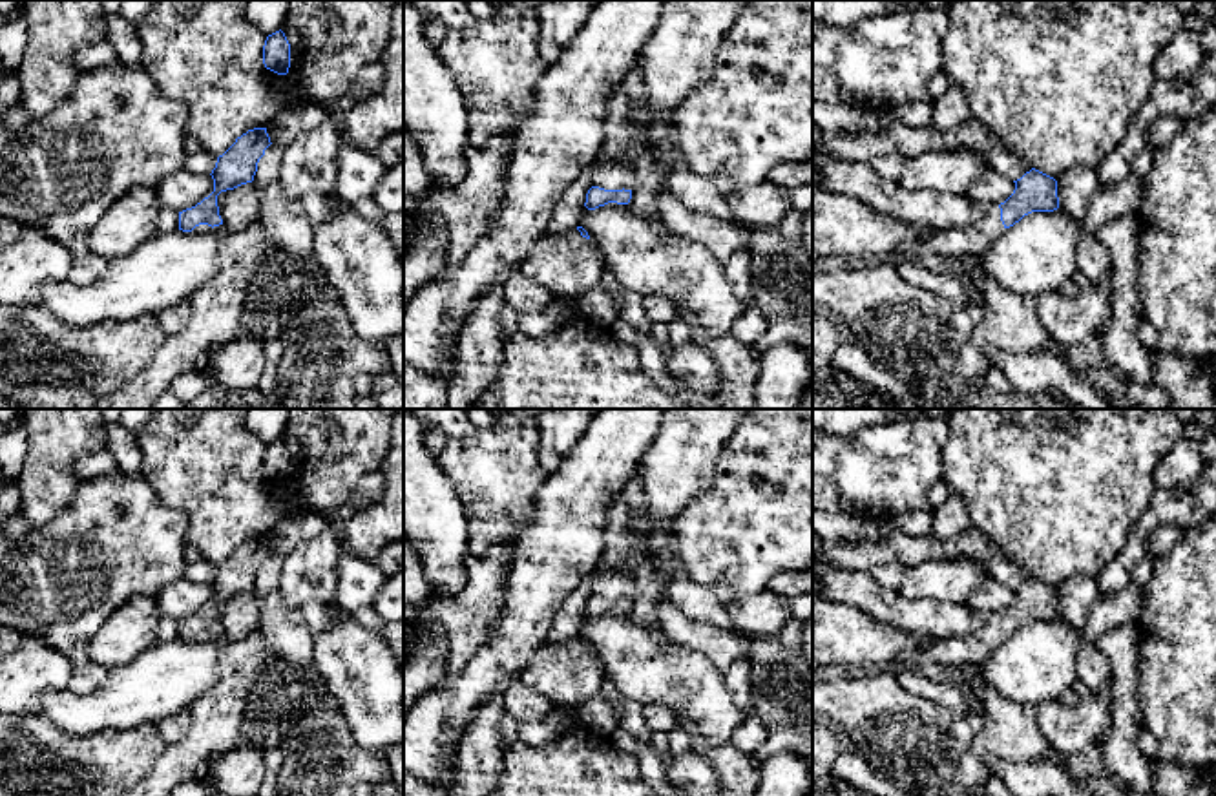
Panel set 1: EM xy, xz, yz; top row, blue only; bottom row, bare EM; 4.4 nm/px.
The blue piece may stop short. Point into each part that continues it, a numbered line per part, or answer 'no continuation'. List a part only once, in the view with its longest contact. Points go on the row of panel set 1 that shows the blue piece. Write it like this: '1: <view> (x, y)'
1: xz (618, 174)

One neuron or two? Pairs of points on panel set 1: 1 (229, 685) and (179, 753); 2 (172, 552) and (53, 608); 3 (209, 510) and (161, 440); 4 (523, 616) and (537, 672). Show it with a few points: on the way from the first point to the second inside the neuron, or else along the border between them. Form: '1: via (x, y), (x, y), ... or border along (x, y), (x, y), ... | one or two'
1: via (225, 701), (216, 718), (196, 738) | one
2: via (143, 552), (112, 552), (83, 579) | one
3: via (209, 493), (209, 488), (178, 457) | one
4: border along (545, 643), (517, 678) | two

